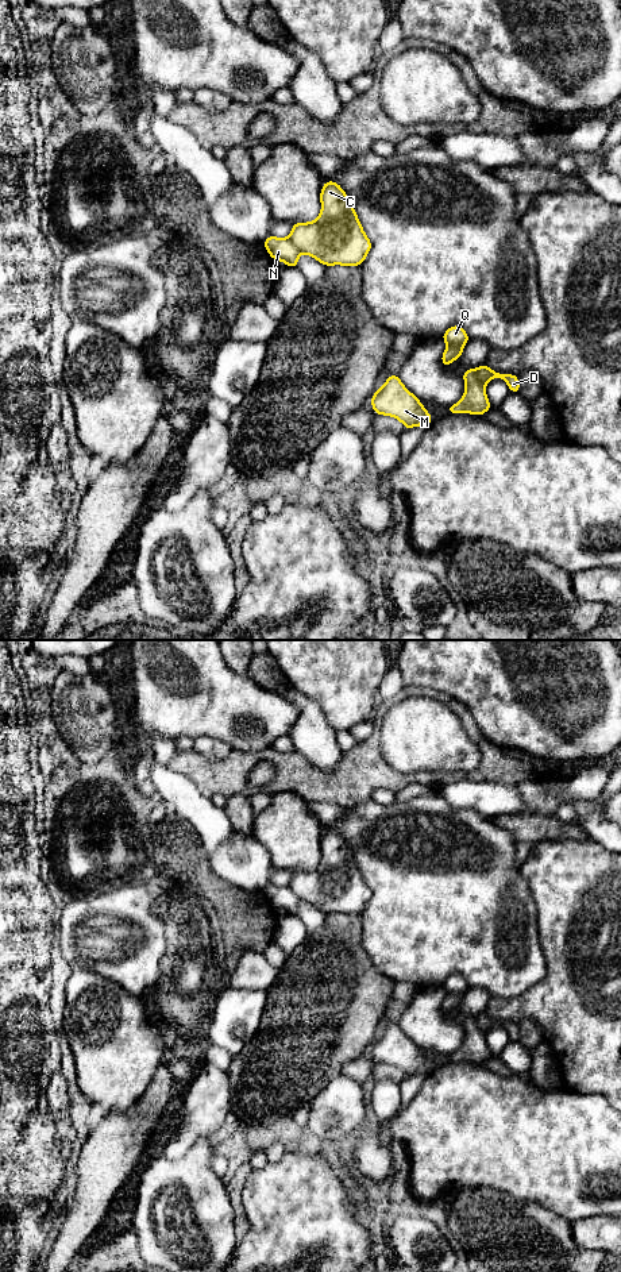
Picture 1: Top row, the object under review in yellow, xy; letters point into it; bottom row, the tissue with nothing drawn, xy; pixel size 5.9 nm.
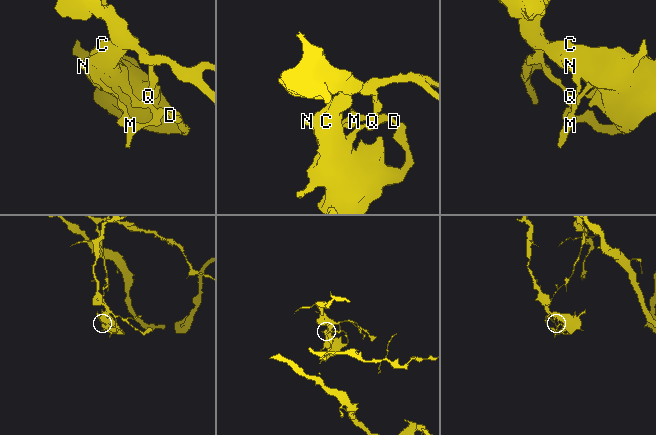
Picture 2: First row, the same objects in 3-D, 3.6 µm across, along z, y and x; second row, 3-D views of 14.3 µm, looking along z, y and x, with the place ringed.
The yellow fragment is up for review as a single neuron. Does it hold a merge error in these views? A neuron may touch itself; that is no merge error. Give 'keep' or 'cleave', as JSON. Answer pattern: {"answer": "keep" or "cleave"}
{"answer": "cleave"}

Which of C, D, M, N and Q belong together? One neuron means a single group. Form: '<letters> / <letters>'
C D / M N Q

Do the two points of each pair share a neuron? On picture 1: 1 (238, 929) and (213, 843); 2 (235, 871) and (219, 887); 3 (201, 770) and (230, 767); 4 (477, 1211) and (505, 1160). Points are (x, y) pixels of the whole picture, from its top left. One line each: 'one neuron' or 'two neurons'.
1: two neurons
2: two neurons
3: one neuron
4: two neurons

